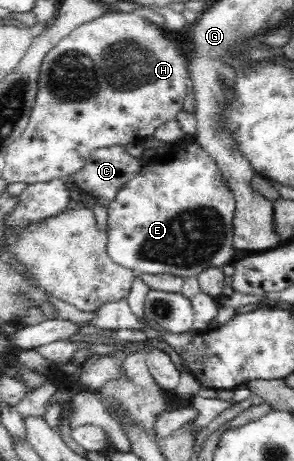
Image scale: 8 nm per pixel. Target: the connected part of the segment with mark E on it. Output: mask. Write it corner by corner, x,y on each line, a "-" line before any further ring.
180,112
179,123
184,138
176,146
176,153
147,157
142,172
124,184
115,199
107,206
107,253
116,264
143,275
172,273
183,279
196,277
207,268
232,264
233,220
235,198
217,163
196,141
195,116

